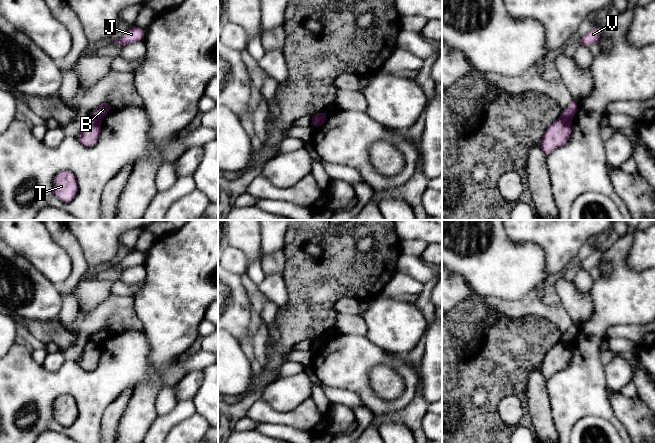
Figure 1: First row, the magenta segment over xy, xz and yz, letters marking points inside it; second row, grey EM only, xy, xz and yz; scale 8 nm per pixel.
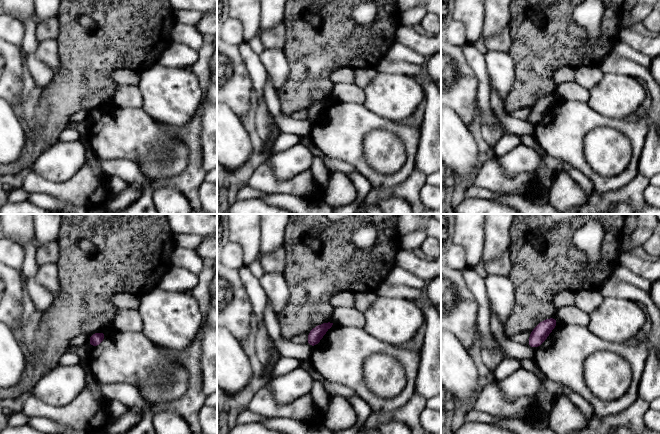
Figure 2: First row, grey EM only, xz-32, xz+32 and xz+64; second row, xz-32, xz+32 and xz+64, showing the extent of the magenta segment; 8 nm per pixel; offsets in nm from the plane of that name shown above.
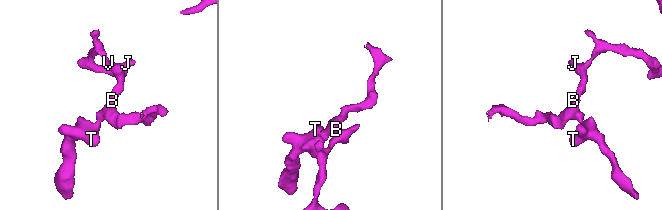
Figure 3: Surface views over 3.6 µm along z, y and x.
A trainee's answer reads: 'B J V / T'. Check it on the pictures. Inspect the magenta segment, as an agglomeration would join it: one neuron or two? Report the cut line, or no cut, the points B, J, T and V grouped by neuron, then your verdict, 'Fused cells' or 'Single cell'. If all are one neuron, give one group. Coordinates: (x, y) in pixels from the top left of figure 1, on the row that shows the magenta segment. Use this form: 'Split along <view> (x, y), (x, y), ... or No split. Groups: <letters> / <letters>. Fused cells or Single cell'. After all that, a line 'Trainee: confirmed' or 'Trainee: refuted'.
Split along xz (326, 114), (319, 119), (317, 126). Groups: B J V / T. Fused cells
Trainee: confirmed

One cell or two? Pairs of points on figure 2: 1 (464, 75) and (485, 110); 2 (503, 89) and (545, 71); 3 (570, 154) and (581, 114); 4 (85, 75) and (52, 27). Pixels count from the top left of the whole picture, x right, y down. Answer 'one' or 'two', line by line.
1: two
2: two
3: one
4: two

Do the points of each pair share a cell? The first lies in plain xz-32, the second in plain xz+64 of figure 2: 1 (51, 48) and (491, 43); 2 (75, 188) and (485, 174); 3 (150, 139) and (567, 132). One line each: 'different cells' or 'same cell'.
1: different cells
2: same cell
3: same cell

